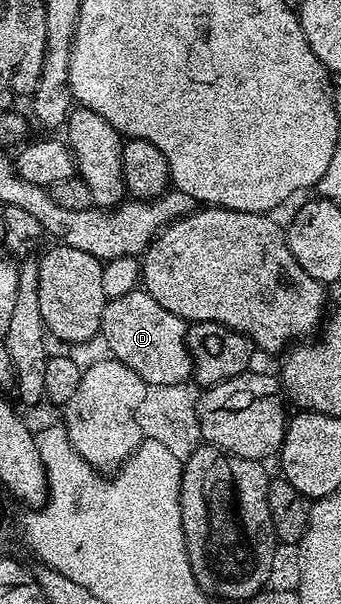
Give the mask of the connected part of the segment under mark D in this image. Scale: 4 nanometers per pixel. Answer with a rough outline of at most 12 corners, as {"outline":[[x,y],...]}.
{"outline":[[145,288],[109,298],[109,356],[154,384],[191,380],[188,325]]}

